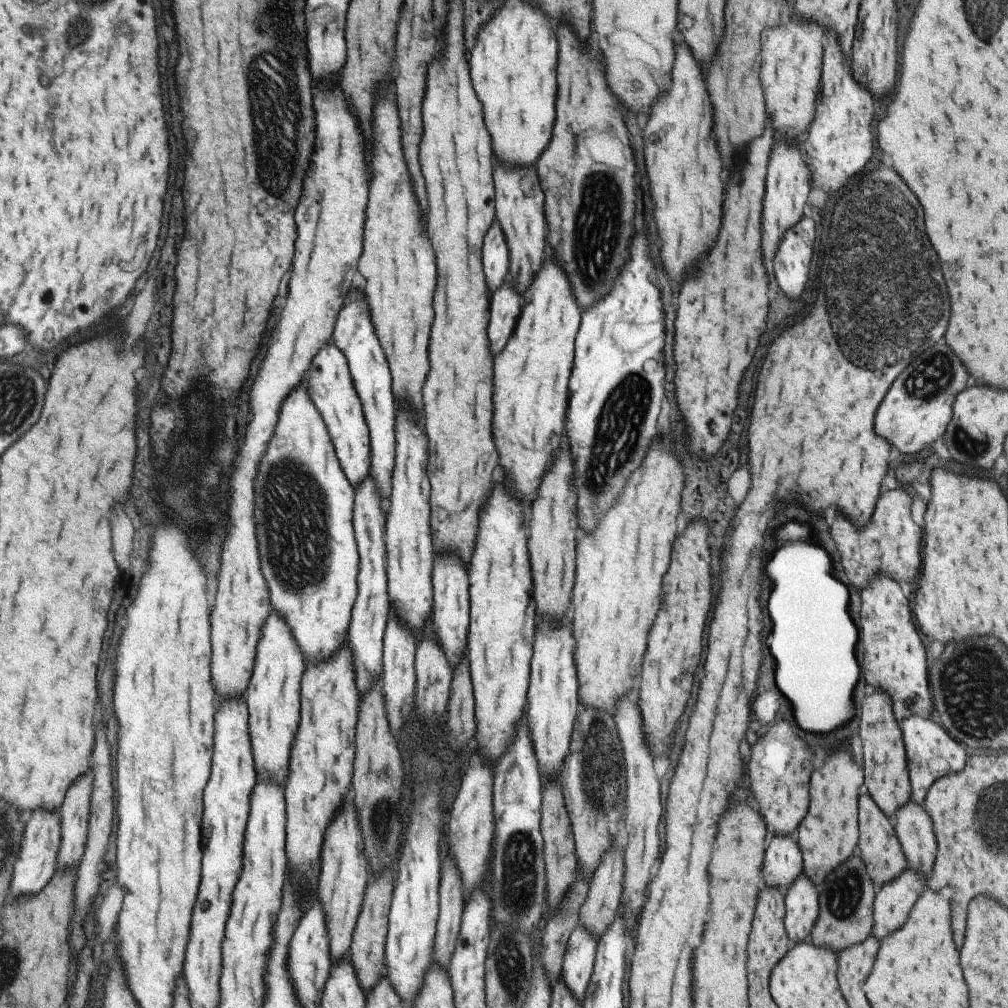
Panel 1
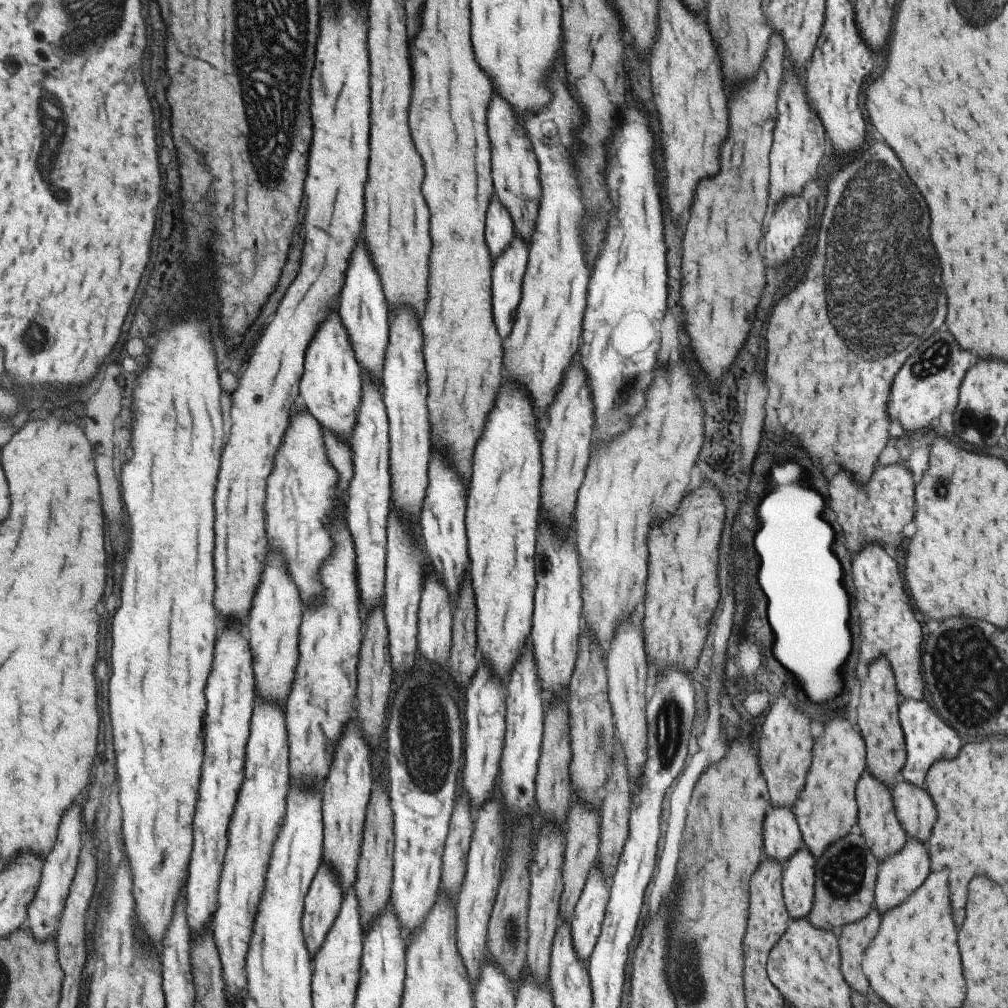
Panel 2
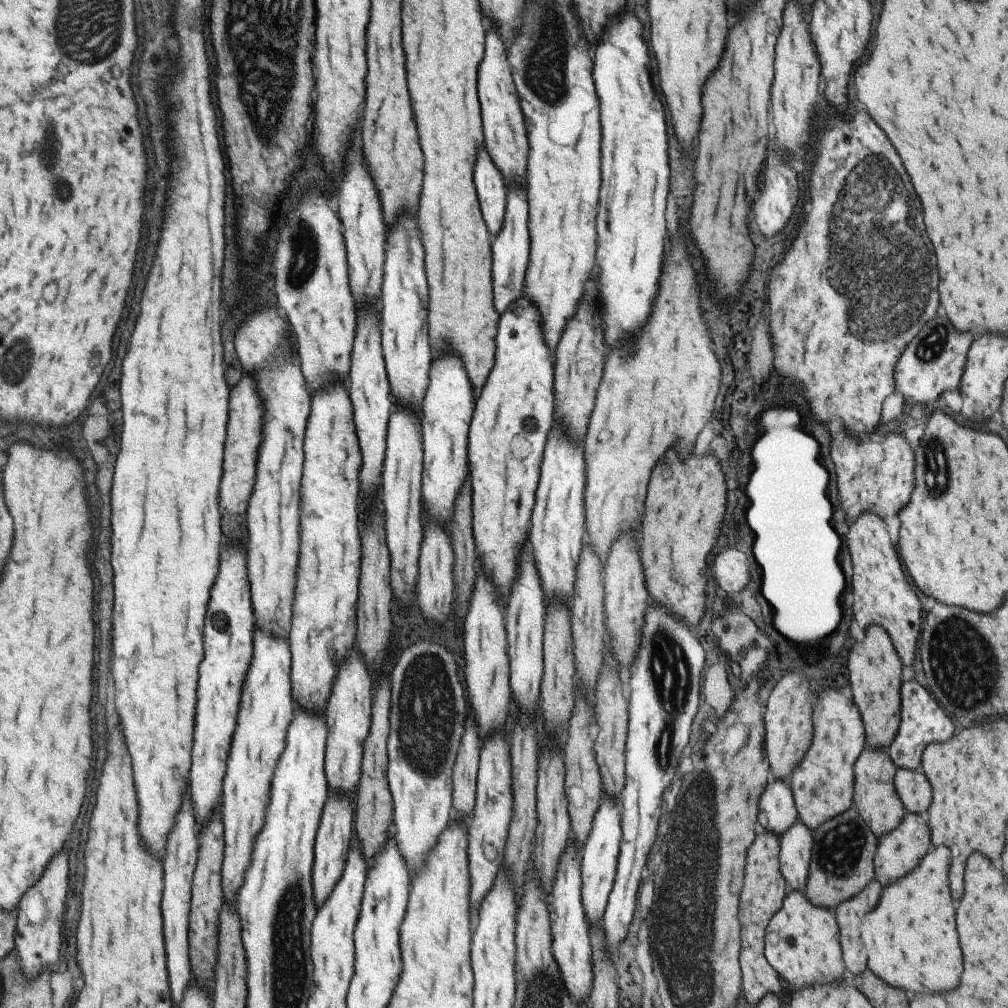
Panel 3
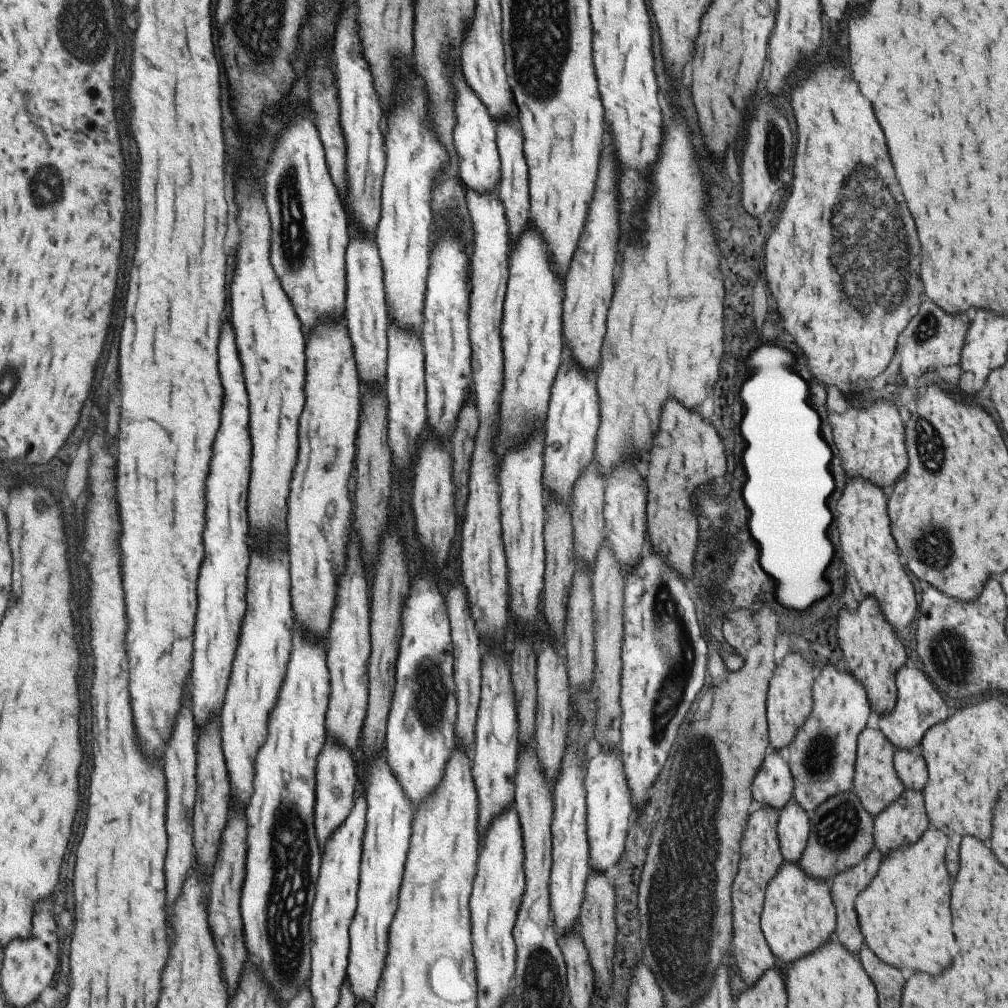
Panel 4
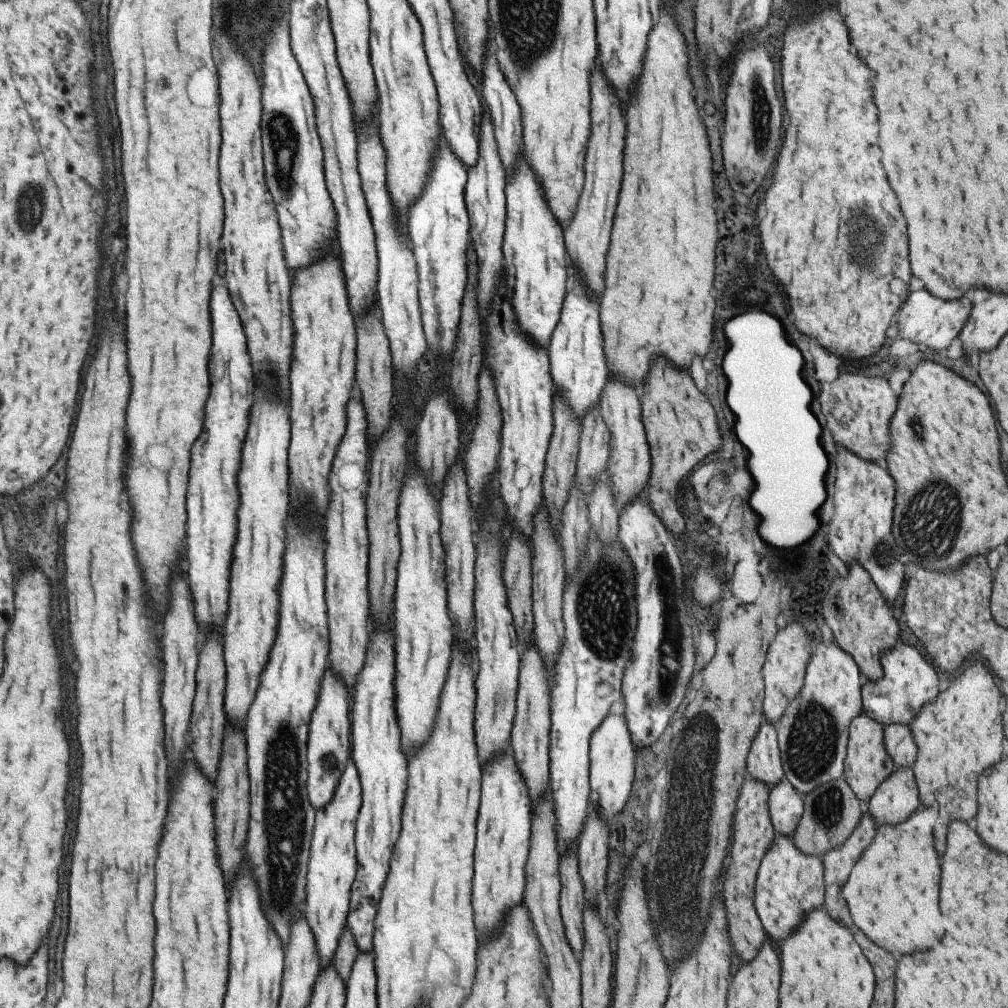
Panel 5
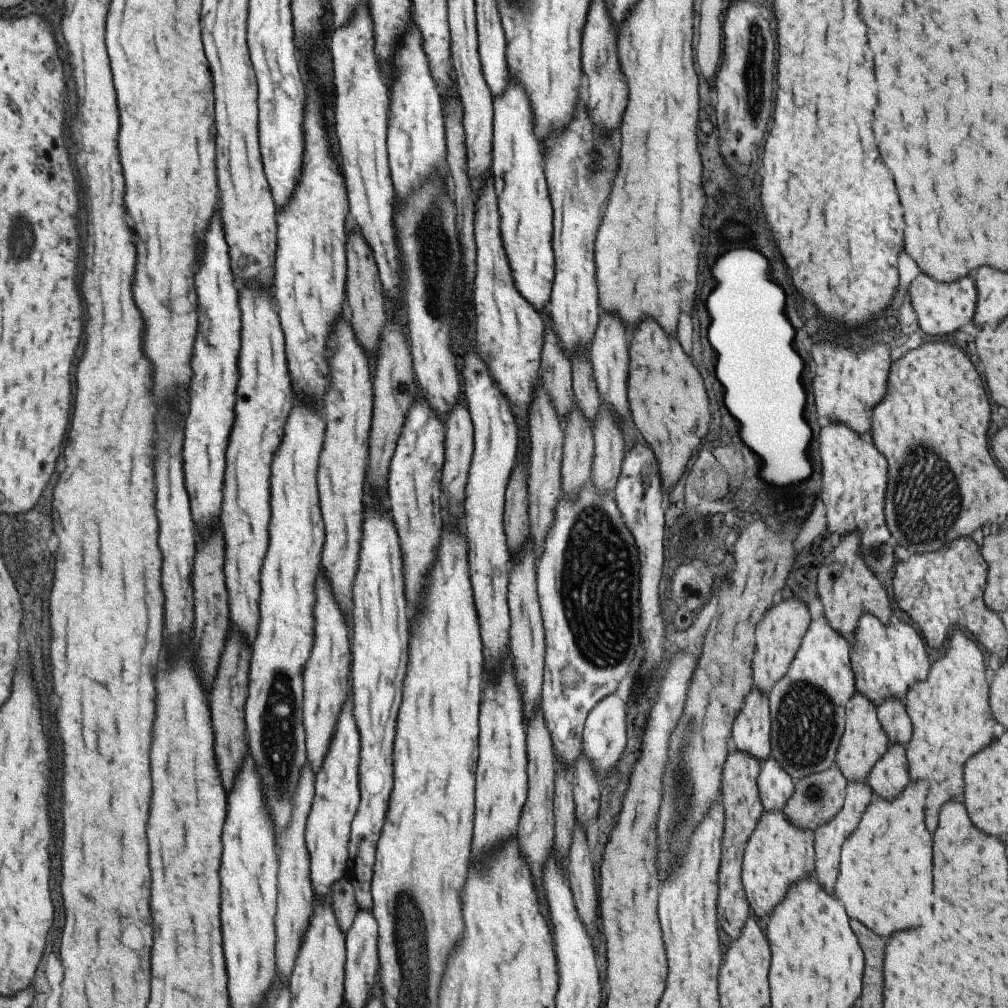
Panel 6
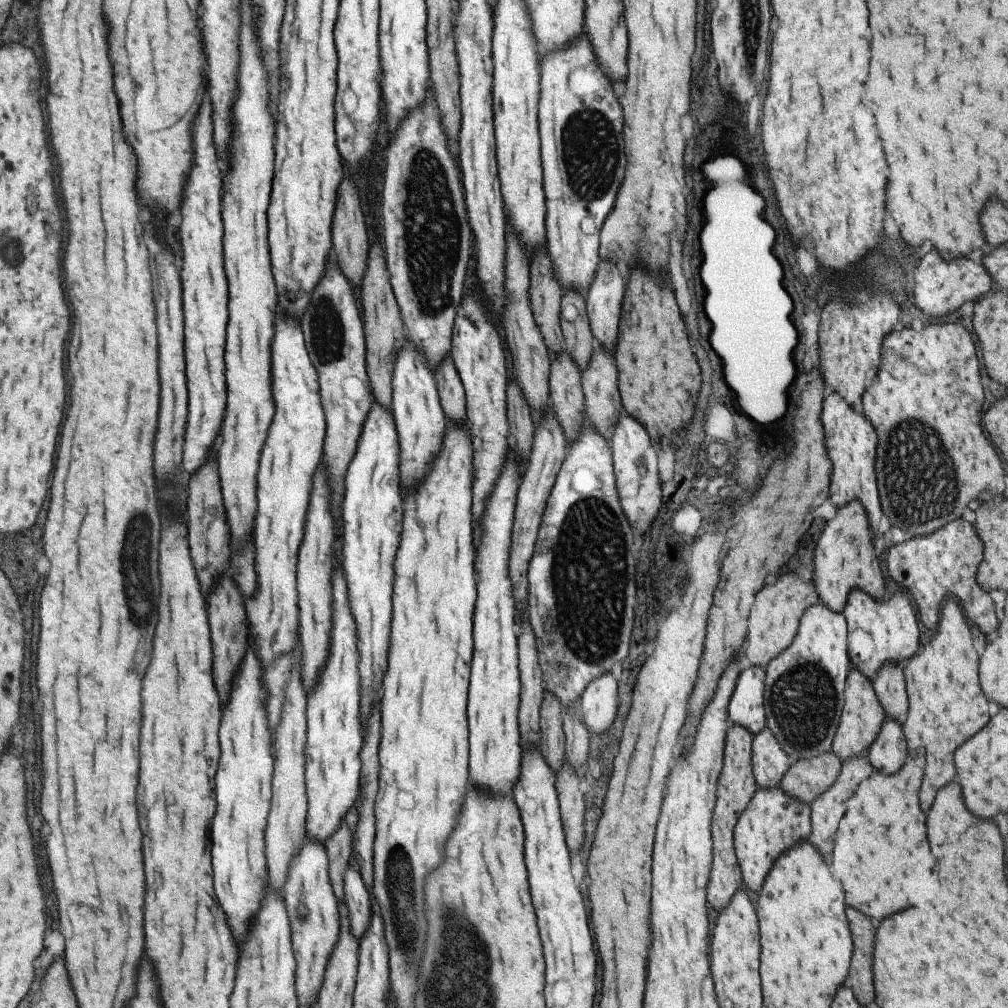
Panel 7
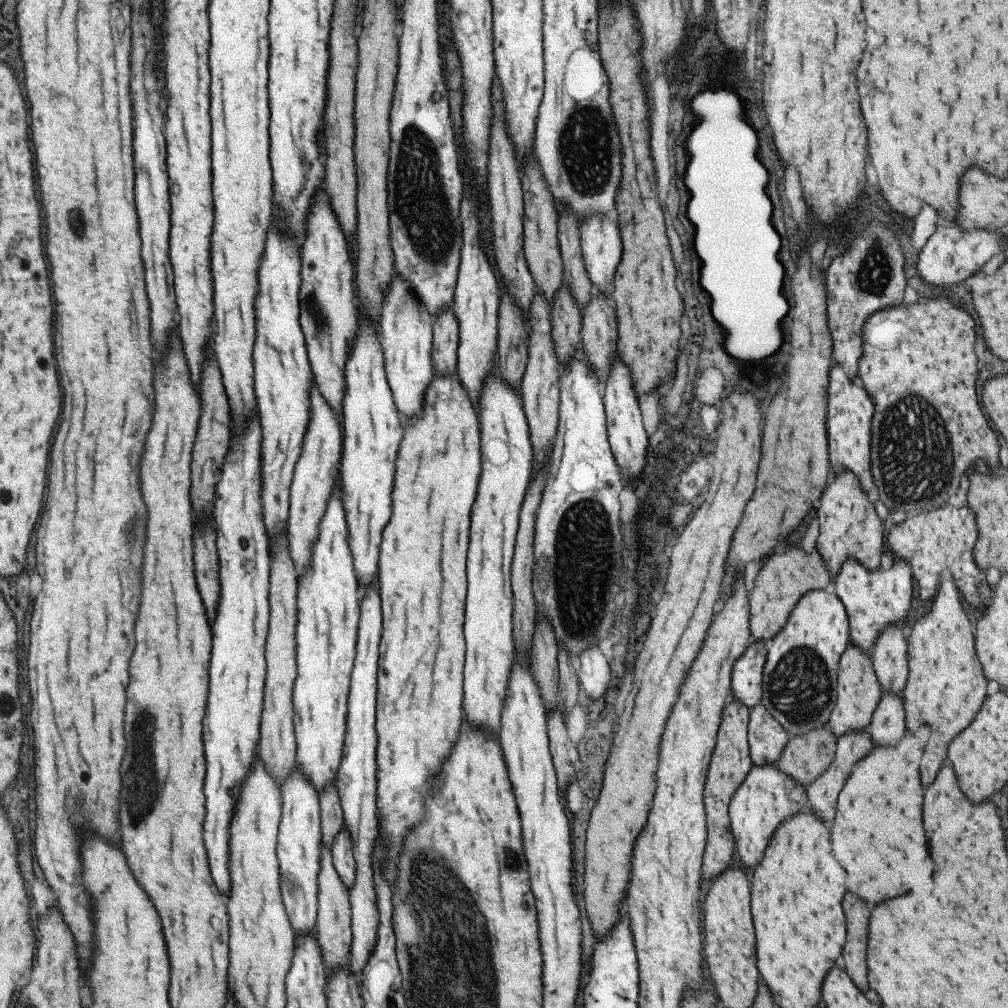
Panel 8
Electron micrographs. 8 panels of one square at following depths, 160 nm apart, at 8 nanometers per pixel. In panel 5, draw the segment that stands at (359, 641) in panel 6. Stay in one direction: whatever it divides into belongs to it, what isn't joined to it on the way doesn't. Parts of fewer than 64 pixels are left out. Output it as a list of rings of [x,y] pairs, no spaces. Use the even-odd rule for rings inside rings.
[[[375,632],[369,636],[369,648],[365,654],[365,666],[359,672],[357,686],[353,688],[353,704],[351,704],[351,759],[354,762],[361,789],[361,804],[354,830],[354,845],[356,848],[356,871],[354,881],[350,886],[350,899],[346,916],[346,928],[356,944],[359,953],[369,953],[372,948],[372,932],[374,918],[381,888],[389,870],[391,850],[399,836],[399,816],[401,804],[405,796],[405,758],[399,750],[399,730],[393,714],[393,638],[391,632]]]

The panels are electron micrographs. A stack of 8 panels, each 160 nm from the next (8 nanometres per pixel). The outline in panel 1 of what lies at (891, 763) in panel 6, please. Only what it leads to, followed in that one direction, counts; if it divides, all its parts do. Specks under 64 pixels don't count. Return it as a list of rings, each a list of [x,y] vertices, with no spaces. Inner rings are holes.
[[[905,868],[899,876],[877,888],[872,900],[870,934],[880,941],[901,928],[925,887],[925,877]]]

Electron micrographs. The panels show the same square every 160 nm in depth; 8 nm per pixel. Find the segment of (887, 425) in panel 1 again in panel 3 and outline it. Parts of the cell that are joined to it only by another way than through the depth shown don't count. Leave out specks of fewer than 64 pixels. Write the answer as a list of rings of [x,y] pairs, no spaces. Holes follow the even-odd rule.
[[[935,316],[925,324],[917,336],[907,344],[899,362],[895,364],[894,388],[903,397],[904,403],[925,404],[941,397],[943,392],[957,390],[966,361],[965,354],[973,342],[973,336],[953,330],[945,316]]]

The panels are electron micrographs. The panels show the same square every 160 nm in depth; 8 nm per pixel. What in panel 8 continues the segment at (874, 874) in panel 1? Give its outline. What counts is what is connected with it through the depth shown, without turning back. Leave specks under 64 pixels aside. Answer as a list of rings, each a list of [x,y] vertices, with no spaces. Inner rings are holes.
[[[851,642],[846,646],[838,660],[836,672],[836,700],[828,718],[828,728],[837,739],[855,730],[863,731],[870,723],[871,715],[882,697],[882,690],[872,669],[867,653],[854,647]]]

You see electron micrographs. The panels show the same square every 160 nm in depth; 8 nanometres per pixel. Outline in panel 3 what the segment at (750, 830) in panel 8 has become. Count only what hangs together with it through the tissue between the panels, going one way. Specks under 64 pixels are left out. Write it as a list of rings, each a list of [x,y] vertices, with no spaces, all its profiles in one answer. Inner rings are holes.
[[[787,890],[781,908],[767,923],[764,957],[769,966],[795,990],[813,984],[825,985],[841,981],[844,966],[833,912],[809,904],[801,891]]]

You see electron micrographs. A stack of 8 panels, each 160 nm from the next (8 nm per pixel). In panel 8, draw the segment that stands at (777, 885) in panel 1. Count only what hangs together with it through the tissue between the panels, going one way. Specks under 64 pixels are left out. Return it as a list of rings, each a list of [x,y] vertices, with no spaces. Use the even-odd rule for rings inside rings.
[[[751,640],[745,654],[733,664],[729,697],[746,706],[749,711],[762,699],[762,668],[766,644]]]

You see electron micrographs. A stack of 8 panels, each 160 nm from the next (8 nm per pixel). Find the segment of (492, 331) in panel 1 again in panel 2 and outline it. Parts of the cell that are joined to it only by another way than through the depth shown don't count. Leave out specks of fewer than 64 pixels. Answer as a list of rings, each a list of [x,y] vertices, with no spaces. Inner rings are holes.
[[[513,238],[507,250],[504,250],[492,264],[491,310],[493,310],[495,330],[501,338],[509,334],[515,318],[515,306],[519,302],[525,260],[527,260],[527,248],[521,244],[521,240]]]

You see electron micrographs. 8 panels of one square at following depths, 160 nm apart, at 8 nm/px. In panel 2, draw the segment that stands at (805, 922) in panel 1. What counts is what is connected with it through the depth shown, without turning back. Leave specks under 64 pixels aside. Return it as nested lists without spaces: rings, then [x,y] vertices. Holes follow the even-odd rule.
[[[803,846],[783,863],[782,897],[789,920],[806,918],[814,893],[814,859]]]

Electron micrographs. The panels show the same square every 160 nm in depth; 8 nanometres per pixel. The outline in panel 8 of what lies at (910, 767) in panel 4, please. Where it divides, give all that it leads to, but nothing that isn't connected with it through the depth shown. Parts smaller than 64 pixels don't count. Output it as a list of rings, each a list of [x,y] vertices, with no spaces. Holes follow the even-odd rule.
[[[900,624],[886,627],[868,654],[880,689],[890,695],[897,695],[903,690],[908,675],[906,640],[900,627]]]

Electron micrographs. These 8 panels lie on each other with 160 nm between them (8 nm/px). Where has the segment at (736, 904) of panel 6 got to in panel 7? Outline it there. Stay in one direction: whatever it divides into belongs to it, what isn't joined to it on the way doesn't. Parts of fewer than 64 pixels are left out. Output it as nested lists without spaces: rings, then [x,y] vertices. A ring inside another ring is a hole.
[[[733,725],[729,727],[724,740],[722,752],[722,769],[716,782],[716,801],[712,810],[710,833],[713,848],[713,858],[706,886],[706,902],[715,910],[725,908],[729,904],[731,896],[741,886],[739,865],[735,860],[732,832],[737,817],[748,806],[749,799],[757,790],[756,782],[752,773],[750,742],[752,736],[746,729]]]

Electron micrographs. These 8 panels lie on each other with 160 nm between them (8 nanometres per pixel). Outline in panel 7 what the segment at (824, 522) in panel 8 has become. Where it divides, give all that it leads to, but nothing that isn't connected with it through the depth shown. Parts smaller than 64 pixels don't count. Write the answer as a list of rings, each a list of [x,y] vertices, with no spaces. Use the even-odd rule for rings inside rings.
[[[852,500],[835,510],[834,518],[825,521],[824,529],[814,548],[812,583],[819,603],[834,613],[842,614],[849,593],[853,589],[859,589],[873,597],[873,600],[881,601],[885,587],[877,557],[873,552],[868,520],[861,503]]]

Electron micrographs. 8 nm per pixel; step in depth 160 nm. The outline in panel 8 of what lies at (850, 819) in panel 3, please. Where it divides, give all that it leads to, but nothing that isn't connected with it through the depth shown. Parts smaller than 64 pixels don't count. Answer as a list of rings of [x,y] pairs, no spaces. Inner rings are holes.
[[[828,726],[788,739],[773,766],[801,786],[811,784],[832,763],[836,738]]]

